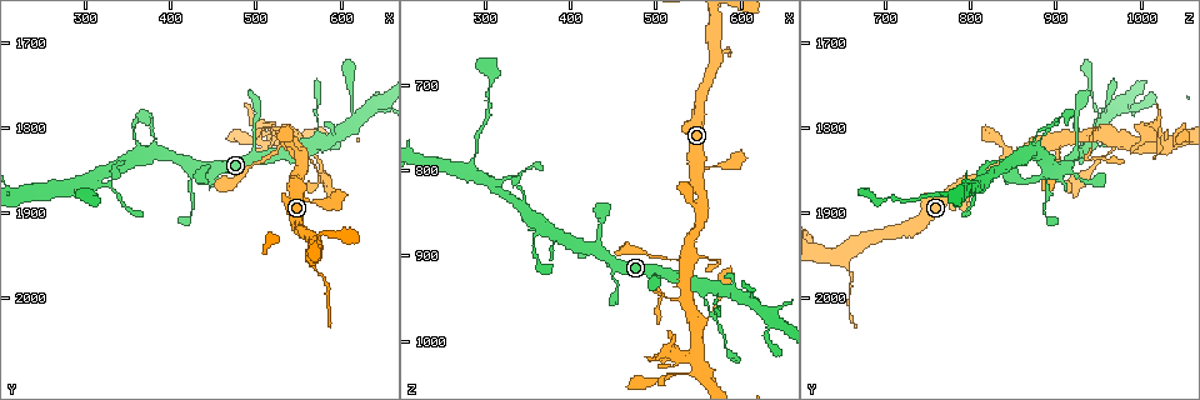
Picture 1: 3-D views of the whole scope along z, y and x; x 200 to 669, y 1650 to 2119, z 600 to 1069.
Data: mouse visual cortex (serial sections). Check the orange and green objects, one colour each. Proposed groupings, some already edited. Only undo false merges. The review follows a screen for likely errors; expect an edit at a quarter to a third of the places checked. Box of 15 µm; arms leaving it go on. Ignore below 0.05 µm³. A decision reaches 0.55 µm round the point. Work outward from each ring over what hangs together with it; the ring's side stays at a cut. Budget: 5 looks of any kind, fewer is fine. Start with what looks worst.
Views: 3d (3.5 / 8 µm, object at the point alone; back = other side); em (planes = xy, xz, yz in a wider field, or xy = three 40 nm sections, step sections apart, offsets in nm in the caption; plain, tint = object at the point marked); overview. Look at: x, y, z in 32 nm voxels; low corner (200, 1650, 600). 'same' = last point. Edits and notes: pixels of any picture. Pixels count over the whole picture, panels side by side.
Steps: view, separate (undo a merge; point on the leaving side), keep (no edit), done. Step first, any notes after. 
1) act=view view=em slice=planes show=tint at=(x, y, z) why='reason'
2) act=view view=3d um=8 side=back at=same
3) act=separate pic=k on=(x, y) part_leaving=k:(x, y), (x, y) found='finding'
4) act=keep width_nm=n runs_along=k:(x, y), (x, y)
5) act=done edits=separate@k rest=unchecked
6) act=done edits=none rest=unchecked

act=view view=em slice=planes show=tint at=(535, 1805, 950) why='a fork'

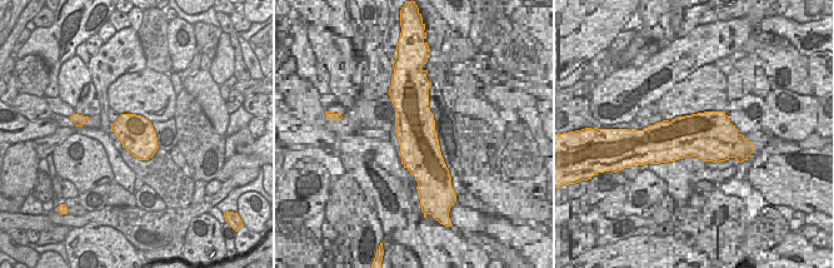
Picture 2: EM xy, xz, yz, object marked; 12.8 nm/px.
act=view view=3d um=3.5 side=back at=same why='see where the arms go'

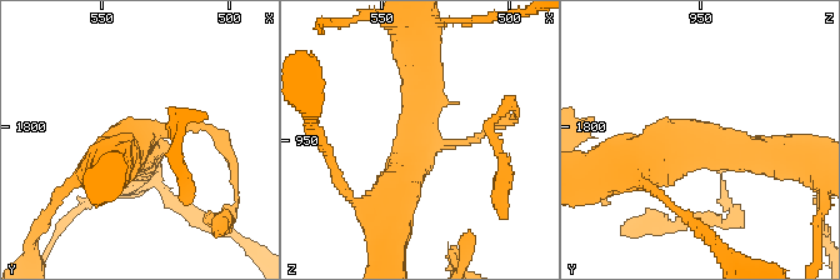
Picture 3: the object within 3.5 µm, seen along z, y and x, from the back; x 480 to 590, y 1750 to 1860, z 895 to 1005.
act=keep arms=3 runs_along=3:(419, 61), (411, 164), (388, 211) found='continuous, no second cell'

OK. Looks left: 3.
act=view view=3d um=3.5 at=(545, 1815, 1020) why='sharp bend'

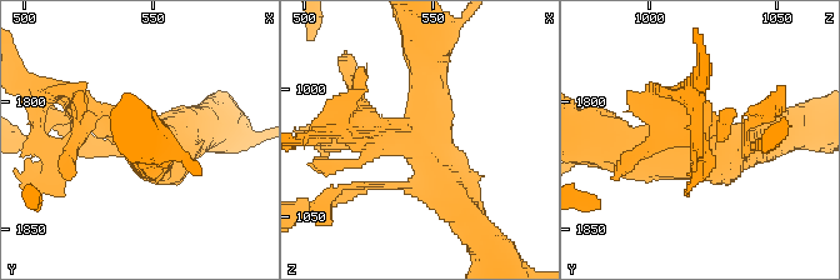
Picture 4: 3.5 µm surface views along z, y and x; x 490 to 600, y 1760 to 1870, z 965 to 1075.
act=view view=em slice=xy step=3 show=tint at=same why='shape alone is not enough'

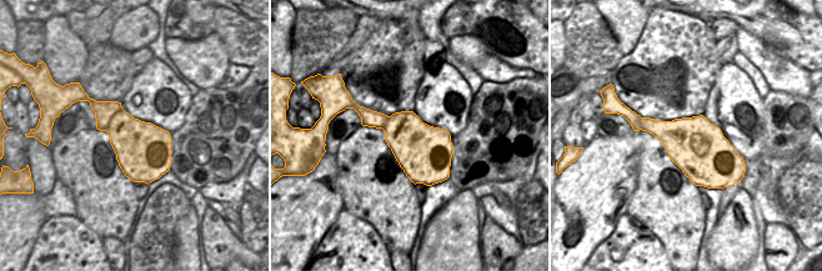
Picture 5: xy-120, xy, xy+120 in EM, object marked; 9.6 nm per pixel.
act=separate pic=4 on=(361, 139) part_leaving=4:(390, 148), (341, 129), (314, 131) found='two cells meet here'

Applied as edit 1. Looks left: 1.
act=done edits=separate@4 rest=unchecked

